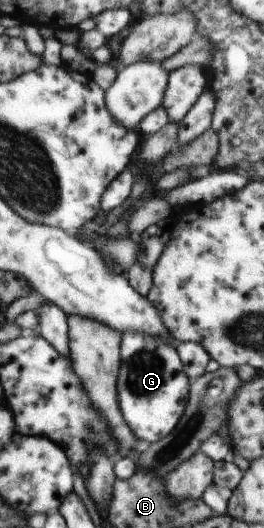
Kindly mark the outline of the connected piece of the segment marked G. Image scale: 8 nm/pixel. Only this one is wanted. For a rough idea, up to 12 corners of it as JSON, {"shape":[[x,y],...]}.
{"shape":[[122,332],[120,412],[143,446],[175,428],[187,400],[177,351]]}

